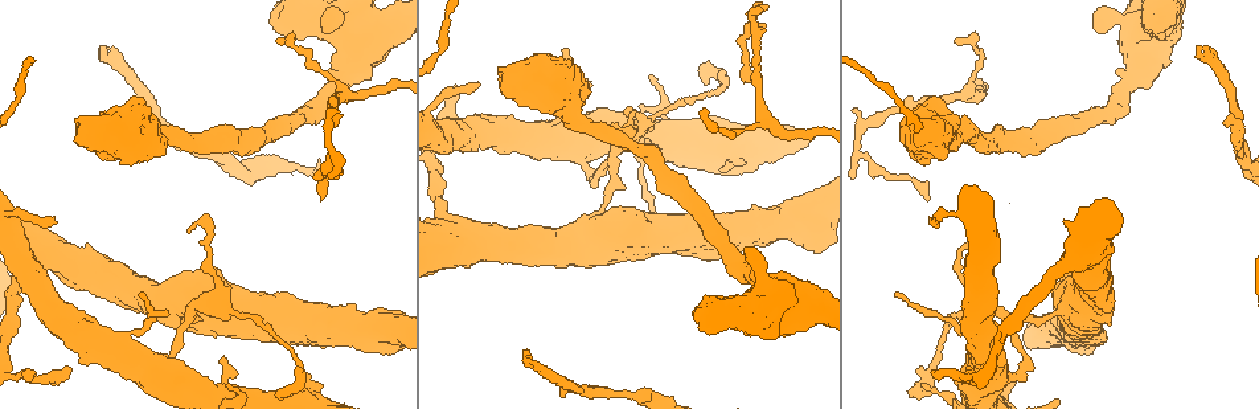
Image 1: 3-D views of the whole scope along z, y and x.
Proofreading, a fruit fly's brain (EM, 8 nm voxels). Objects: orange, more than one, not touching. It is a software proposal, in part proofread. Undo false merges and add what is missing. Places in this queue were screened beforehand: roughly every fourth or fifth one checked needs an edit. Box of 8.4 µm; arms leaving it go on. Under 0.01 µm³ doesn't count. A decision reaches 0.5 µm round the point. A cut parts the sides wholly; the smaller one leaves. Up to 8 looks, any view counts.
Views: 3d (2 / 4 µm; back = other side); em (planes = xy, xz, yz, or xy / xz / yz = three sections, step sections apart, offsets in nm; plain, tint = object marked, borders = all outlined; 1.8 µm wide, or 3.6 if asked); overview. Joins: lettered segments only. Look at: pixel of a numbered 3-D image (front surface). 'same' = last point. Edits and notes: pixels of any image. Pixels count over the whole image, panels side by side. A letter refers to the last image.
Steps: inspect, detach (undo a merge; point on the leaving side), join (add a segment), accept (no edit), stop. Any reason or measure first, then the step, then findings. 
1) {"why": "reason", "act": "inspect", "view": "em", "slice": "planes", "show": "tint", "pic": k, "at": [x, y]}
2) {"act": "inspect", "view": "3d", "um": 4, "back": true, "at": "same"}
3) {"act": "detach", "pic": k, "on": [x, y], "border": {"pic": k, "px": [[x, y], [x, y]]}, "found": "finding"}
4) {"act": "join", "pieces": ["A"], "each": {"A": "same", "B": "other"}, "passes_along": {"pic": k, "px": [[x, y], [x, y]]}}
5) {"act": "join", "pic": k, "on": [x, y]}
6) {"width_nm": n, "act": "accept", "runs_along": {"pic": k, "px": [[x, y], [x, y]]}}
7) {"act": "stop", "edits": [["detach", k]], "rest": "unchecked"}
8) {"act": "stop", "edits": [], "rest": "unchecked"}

{"why": "long arm stops here", "act": "inspect", "view": "3d", "um": 4, "pic": 1, "at": [1197, 48]}

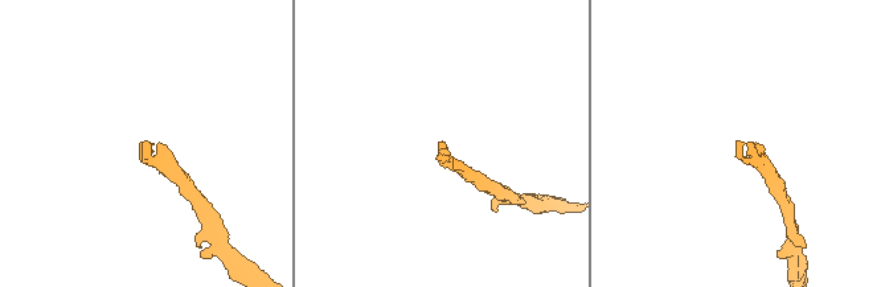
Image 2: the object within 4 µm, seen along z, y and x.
{"act": "inspect", "view": "em", "slice": "planes", "show": "borders", "pic": 2, "at": [144, 144]}

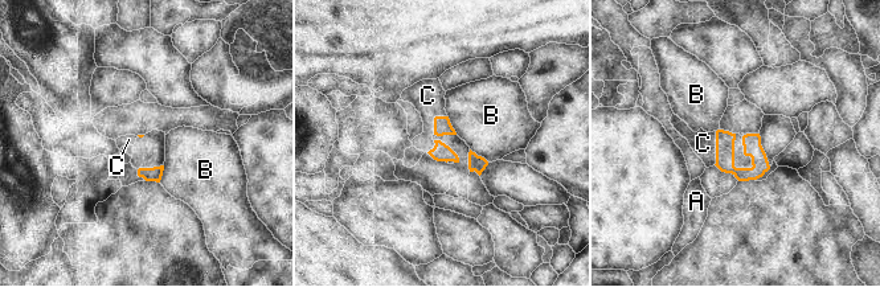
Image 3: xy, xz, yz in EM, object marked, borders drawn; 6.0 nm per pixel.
{"act": "join", "pieces": ["C"], "each": {"A": "other", "B": "other", "C": "same"}, "found": "it goes on there"}

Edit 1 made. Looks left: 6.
{"why": "branch stops here", "act": "inspect", "view": "em", "slice": "planes", "show": "borders", "pic": 1, "at": [932, 374]}

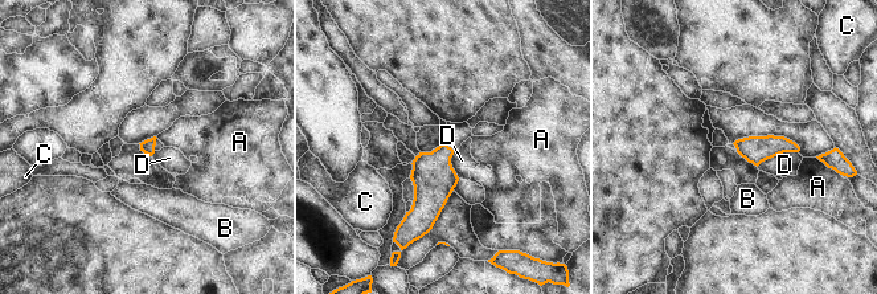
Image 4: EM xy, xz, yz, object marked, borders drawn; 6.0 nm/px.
{"act": "accept", "each": {"A": "other", "B": "other", "C": "other", "D": "other"}, "border": {"pic": 4, "px": [[798, 151], [779, 152], [757, 166]]}, "found": "none of them fits"}

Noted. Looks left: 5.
{"why": "thin end", "act": "inspect", "view": "3d", "um": 4, "pic": 1, "at": [930, 221]}

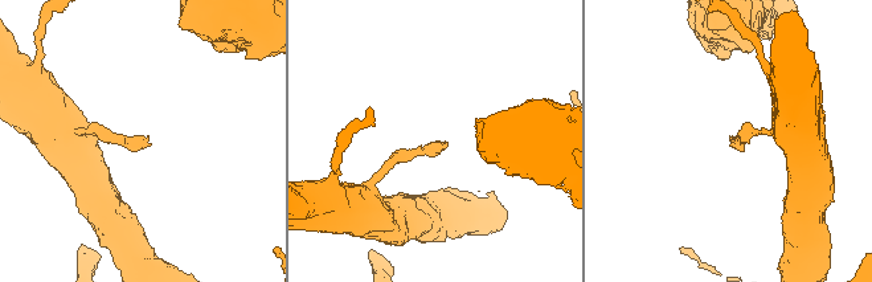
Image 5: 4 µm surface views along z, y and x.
{"act": "inspect", "view": "em", "slice": "planes", "show": "borders", "pic": 5, "at": [731, 143]}

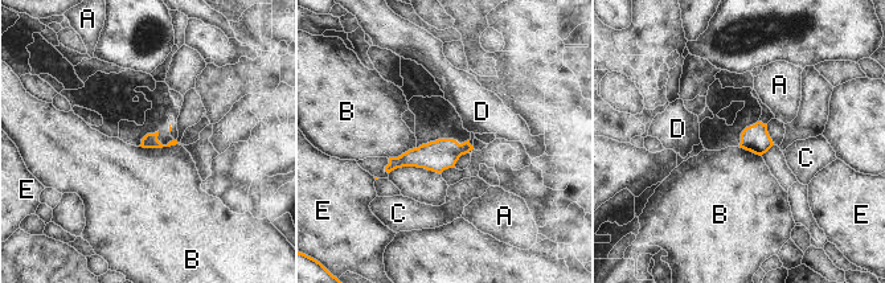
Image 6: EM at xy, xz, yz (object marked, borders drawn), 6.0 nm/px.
{"width_nm": 90, "act": "accept", "each": {"A": "other", "B": "other", "C": "other", "D": "other", "E": "other"}, "border": {"pic": 6, "px": [[177, 143], [169, 147], [139, 147]]}, "found": "no lettered segment goes on from it"}

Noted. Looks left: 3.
{"act": "stop", "edits": [["join", 3]], "rest": "unchecked"}

